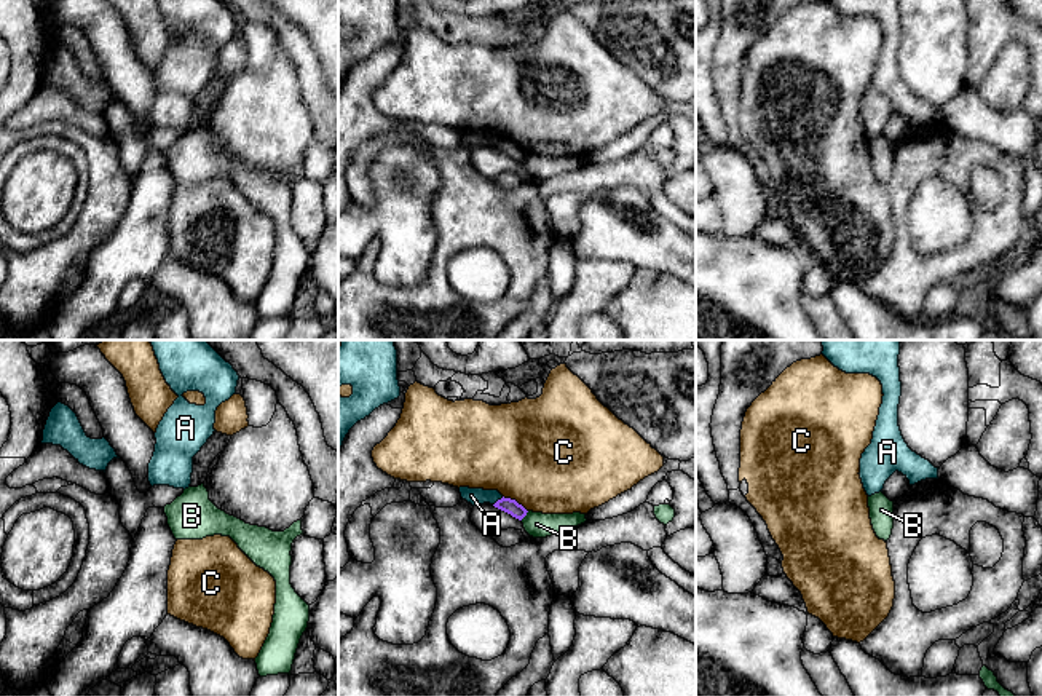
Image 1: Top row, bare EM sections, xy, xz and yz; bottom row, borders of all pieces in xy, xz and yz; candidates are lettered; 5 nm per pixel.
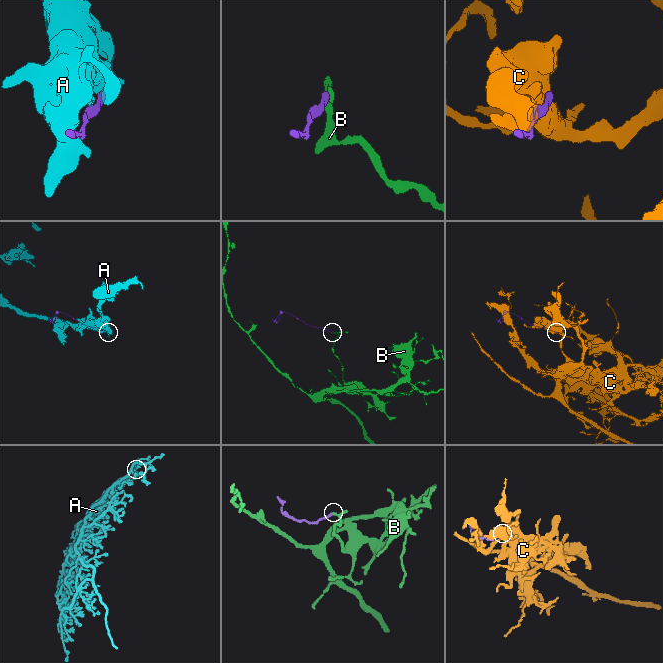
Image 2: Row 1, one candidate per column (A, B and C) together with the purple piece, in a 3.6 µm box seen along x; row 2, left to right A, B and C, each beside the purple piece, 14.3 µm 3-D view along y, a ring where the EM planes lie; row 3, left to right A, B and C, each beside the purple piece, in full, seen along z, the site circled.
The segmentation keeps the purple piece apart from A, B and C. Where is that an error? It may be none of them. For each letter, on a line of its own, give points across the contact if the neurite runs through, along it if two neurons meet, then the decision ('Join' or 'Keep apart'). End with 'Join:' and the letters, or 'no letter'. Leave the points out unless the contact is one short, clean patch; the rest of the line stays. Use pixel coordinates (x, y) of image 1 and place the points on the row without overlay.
A: Keep apart
B: Boundary: xz (528, 154), (520, 162). Keep apart
C: Keep apart
Join: no letter

